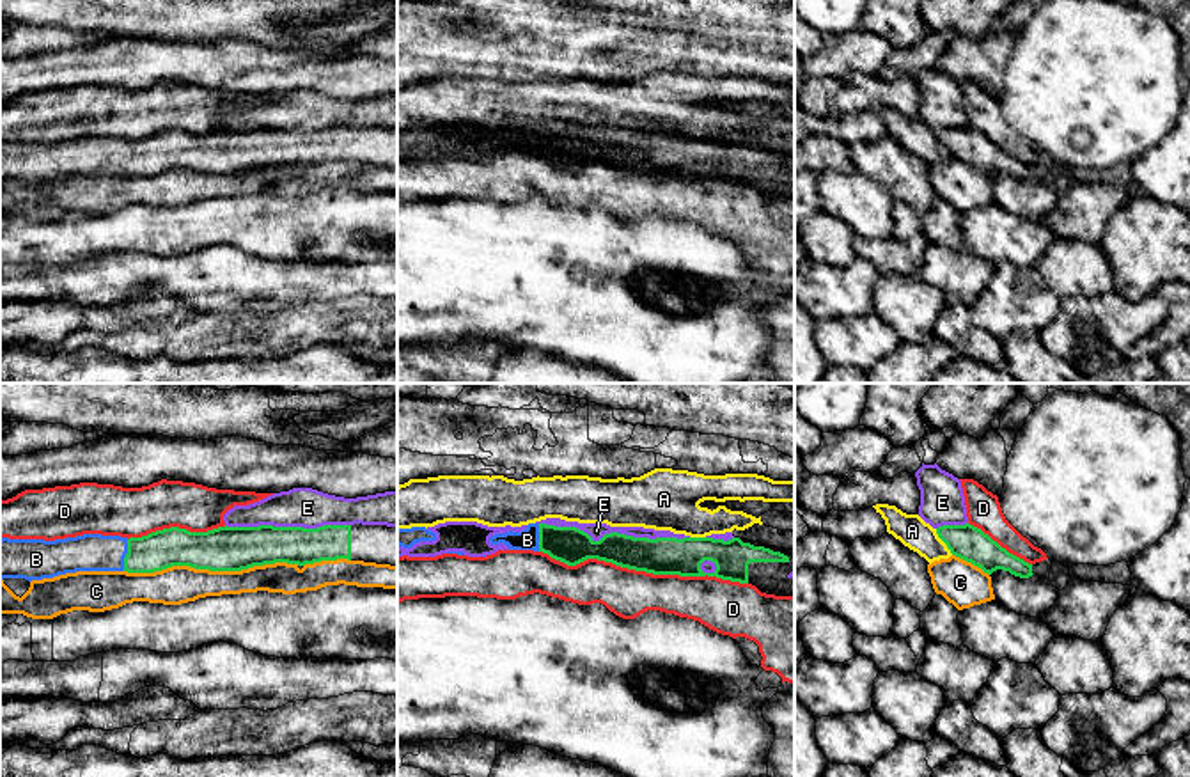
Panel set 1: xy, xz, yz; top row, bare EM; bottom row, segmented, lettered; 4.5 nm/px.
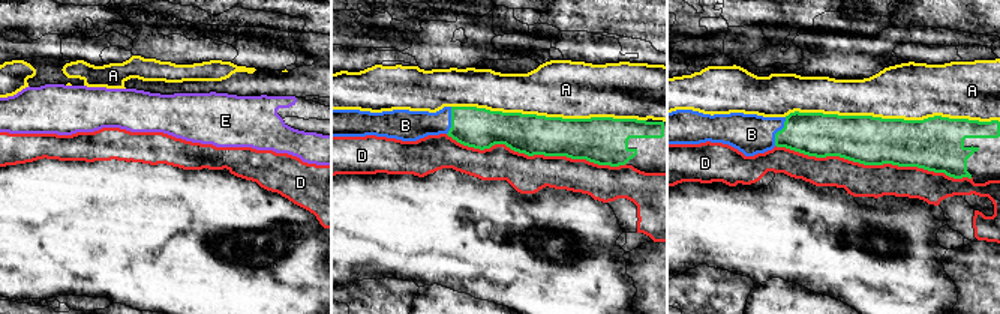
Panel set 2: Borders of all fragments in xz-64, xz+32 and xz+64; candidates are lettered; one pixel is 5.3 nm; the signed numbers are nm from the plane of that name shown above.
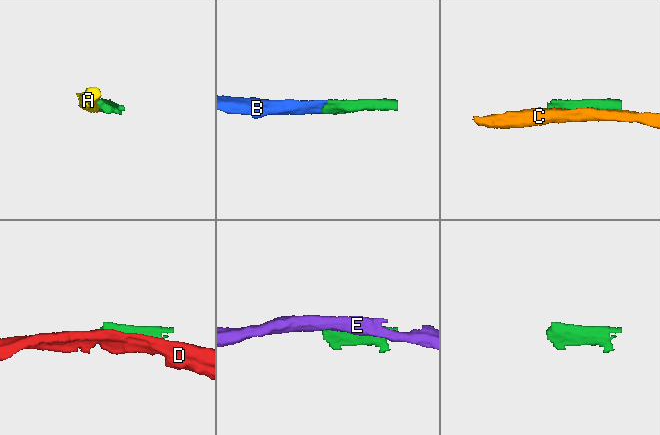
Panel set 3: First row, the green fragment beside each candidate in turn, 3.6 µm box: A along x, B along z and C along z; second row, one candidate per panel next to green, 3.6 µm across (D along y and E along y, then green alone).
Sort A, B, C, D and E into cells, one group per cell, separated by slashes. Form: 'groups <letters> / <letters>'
groups A / B / C / D / E

